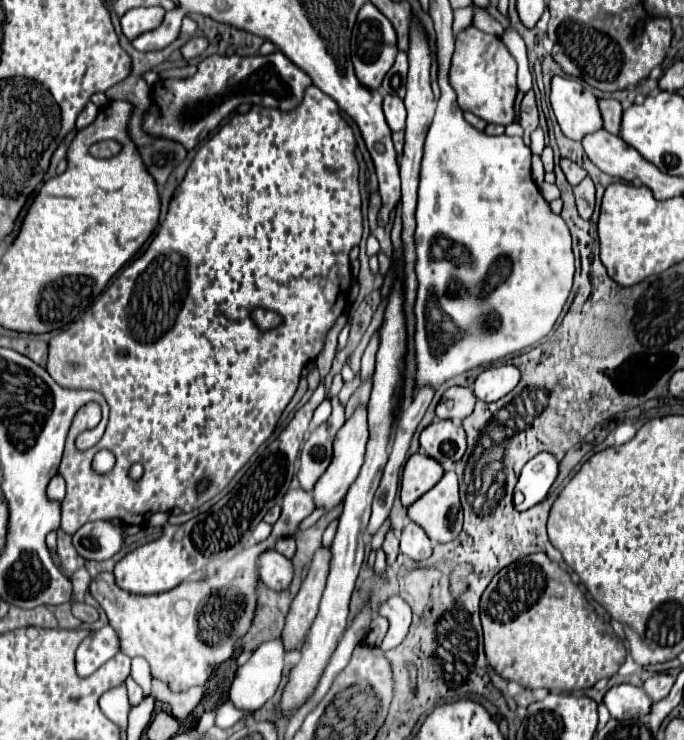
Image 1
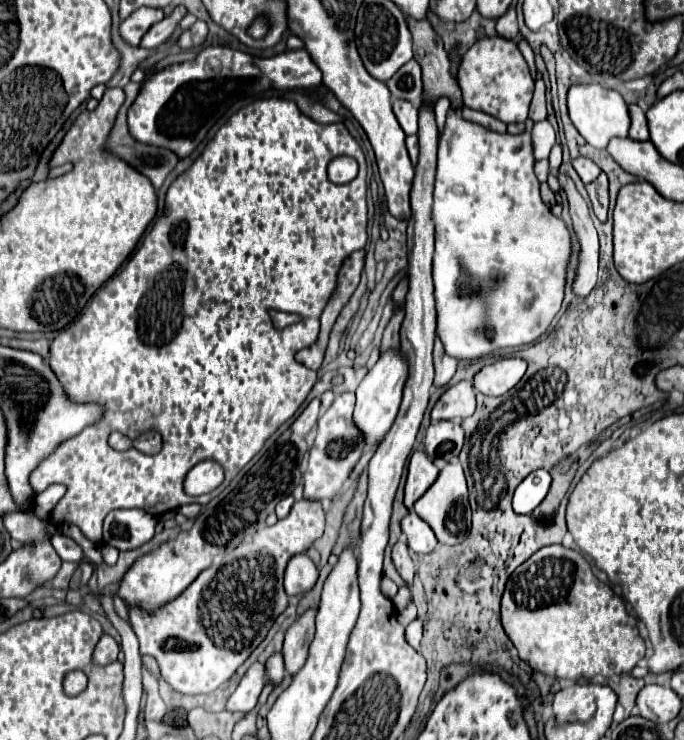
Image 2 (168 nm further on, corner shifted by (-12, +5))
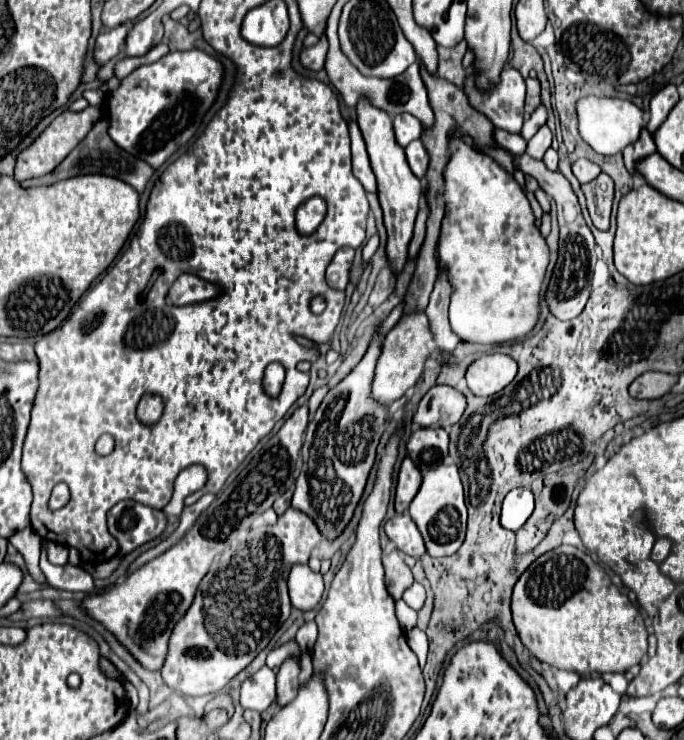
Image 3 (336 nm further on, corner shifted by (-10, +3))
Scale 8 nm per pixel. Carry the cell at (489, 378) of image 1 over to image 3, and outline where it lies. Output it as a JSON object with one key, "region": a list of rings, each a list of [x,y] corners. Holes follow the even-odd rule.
{"region":[[[494,353],[494,355],[482,355],[478,361],[474,361],[468,367],[466,381],[474,395],[490,397],[502,391],[506,385],[510,385],[516,373],[518,365],[512,357]]]}

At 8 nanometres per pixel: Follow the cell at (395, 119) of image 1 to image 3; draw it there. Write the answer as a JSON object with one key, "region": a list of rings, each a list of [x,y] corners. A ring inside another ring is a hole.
{"region":[[[396,115],[394,117],[394,133],[396,133],[398,145],[406,147],[410,141],[420,137],[422,125],[418,123],[418,119],[414,119],[414,115]]]}

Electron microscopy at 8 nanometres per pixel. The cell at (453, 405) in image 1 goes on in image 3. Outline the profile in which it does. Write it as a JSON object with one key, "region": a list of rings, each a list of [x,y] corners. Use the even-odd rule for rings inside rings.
{"region":[[[448,385],[432,387],[420,401],[418,411],[414,413],[414,423],[420,427],[452,427],[460,421],[466,411],[466,397]]]}

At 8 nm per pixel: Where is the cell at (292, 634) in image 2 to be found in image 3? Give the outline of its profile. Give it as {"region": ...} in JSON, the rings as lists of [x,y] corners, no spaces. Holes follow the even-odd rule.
{"region":[[[292,655],[280,665],[280,671],[276,675],[276,689],[278,689],[276,701],[280,707],[290,703],[296,697],[296,691],[300,685],[298,675],[300,675],[300,657]]]}

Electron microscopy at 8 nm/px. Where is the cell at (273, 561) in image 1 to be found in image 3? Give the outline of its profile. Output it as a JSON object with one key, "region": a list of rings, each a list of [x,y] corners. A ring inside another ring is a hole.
{"region":[[[294,565],[288,577],[288,591],[292,605],[300,611],[308,611],[318,605],[324,593],[324,581],[320,573],[314,573],[308,565]]]}

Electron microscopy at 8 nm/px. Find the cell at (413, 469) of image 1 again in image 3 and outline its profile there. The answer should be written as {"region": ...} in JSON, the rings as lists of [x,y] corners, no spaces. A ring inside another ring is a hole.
{"region":[[[410,457],[402,461],[400,473],[398,473],[398,485],[396,485],[396,511],[404,513],[408,509],[408,503],[416,497],[418,489],[422,485],[422,473],[414,465]]]}

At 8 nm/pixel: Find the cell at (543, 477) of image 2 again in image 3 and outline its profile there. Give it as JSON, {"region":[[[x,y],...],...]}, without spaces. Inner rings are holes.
{"region":[[[516,487],[504,499],[500,521],[502,521],[502,525],[506,529],[518,531],[528,521],[532,511],[534,511],[534,495],[532,495],[532,491],[528,487]]]}

